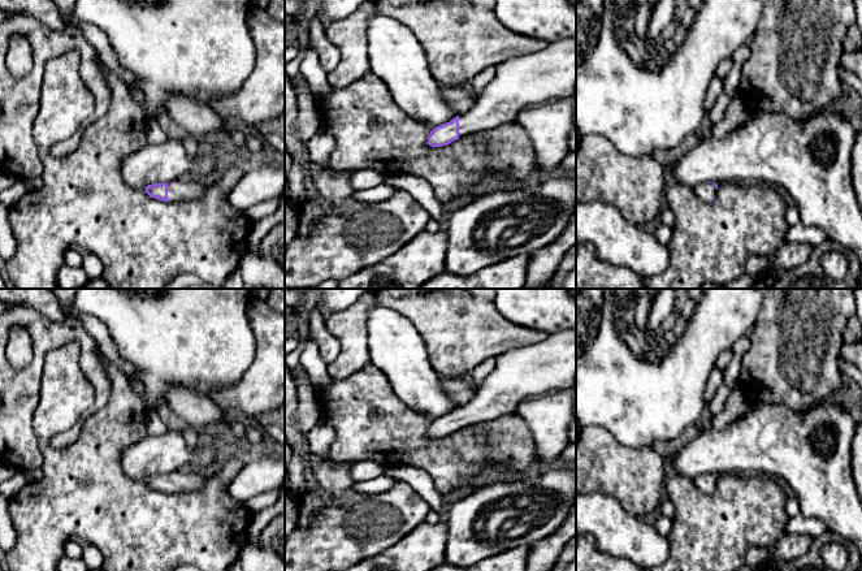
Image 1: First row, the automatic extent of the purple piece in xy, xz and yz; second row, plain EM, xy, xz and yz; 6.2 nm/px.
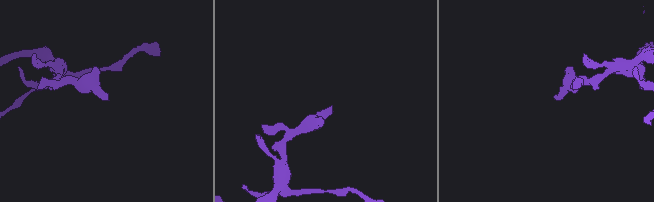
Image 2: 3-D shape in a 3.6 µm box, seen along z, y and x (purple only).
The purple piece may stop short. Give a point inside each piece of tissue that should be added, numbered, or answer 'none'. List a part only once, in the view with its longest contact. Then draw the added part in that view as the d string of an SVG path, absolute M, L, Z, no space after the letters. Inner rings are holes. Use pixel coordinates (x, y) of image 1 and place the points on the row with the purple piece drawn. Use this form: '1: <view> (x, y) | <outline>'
1: xz (528, 81) | M576 38L551 42L542 51L508 59L497 65L495 70L494 78L476 98L475 107L459 116L459 138L515 121L520 109L573 96L576 88Z

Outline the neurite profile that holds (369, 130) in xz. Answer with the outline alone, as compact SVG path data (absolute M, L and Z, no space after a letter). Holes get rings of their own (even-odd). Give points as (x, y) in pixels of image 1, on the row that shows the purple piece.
M373 72L342 88L332 88L328 99L317 107L321 127L328 127L333 137L328 161L332 170L373 169L384 176L412 174L428 181L442 204L467 195L486 174L523 181L536 166L532 140L516 121L469 134L447 146L429 146L428 137L434 127L410 118Z

